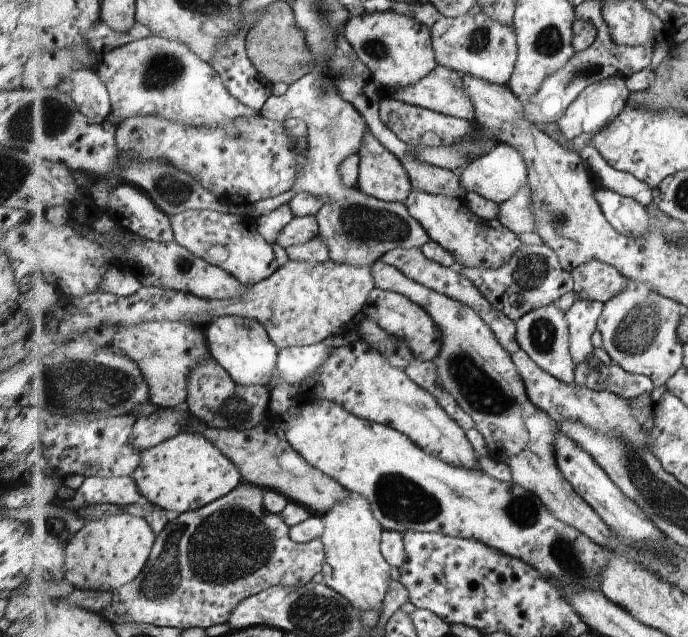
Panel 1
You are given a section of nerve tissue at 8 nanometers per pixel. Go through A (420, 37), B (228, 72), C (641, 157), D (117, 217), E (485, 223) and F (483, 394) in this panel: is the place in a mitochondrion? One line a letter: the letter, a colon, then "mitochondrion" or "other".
A: other
B: other
C: other
D: other
E: other
F: mitochondrion

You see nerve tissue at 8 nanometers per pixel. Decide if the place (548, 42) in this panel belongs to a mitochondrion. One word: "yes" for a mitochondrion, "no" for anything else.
yes

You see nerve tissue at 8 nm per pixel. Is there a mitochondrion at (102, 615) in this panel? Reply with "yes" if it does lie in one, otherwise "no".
no

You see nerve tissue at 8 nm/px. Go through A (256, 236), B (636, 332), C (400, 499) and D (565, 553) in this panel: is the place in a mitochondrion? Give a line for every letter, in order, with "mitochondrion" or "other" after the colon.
A: other
B: mitochondrion
C: mitochondrion
D: mitochondrion

